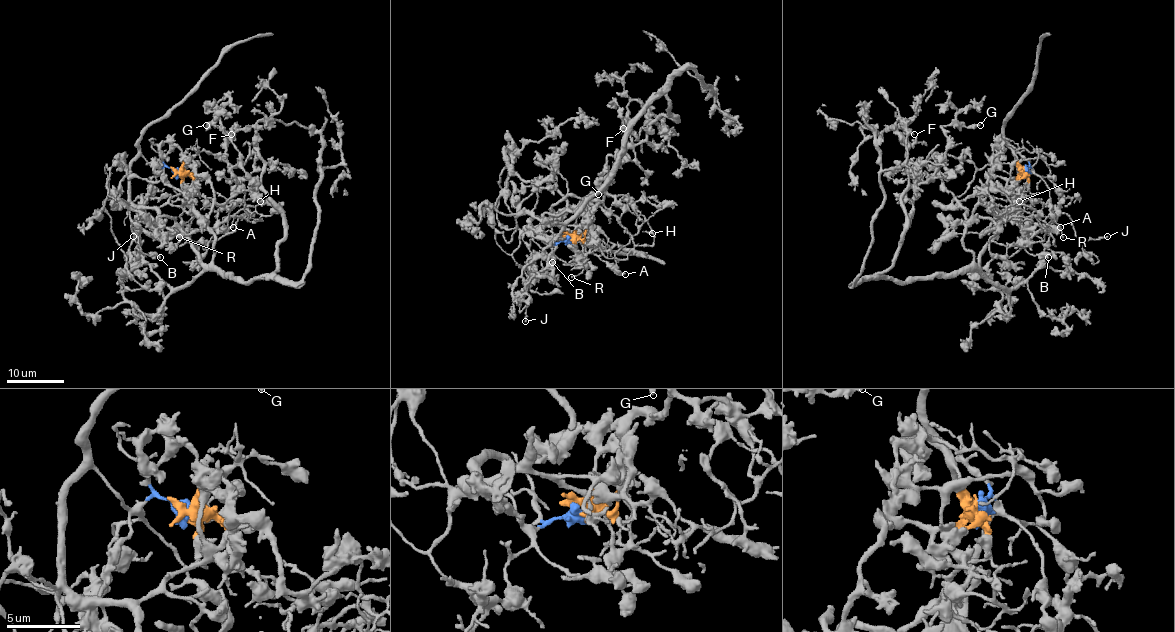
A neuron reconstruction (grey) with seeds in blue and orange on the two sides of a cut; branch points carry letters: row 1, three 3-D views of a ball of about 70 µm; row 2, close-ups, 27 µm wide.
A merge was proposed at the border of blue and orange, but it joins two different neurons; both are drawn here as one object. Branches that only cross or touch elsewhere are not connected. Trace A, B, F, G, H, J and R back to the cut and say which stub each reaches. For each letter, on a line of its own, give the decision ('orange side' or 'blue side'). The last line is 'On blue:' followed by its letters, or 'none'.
A: blue side
B: blue side
F: orange side
G: orange side
H: blue side
J: blue side
R: blue side
On blue: A, B, H, J, R

